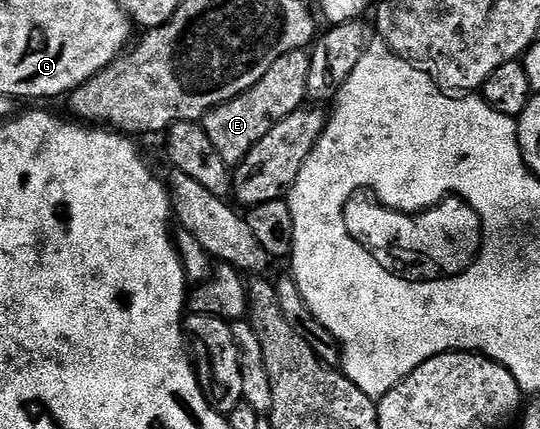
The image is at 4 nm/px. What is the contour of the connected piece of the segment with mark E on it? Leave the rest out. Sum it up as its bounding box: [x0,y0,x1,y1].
[203,51,308,164]

